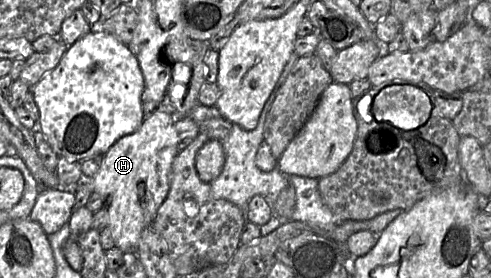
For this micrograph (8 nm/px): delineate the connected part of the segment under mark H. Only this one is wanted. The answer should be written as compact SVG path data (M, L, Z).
M165 112L147 114L135 132L118 139L103 155L94 176L82 175L79 181L79 184L91 184L93 191L101 195L103 208L108 211L108 228L115 246L123 253L137 254L142 232L152 225L168 195L172 164L179 152L175 120L176 117Z

